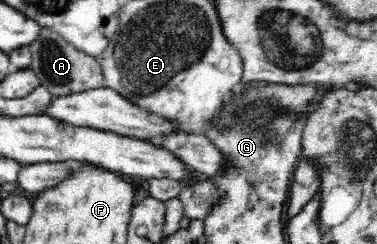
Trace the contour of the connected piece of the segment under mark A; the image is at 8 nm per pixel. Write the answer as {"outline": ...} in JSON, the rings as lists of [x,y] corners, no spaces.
{"outline":[[[41,26],[37,37],[28,46],[31,52],[30,67],[37,74],[40,84],[47,87],[52,96],[69,95],[70,92],[85,91],[85,88],[105,86],[97,58],[75,49],[51,28]]]}

